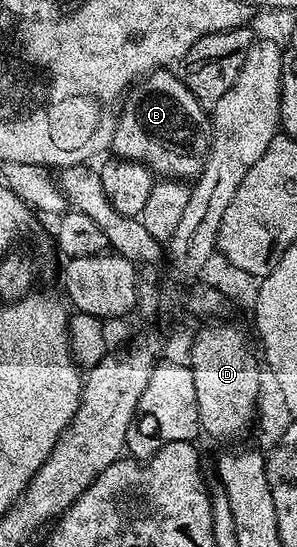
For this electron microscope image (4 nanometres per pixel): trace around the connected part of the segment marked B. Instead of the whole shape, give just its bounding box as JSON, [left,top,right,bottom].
[110,68,212,180]

